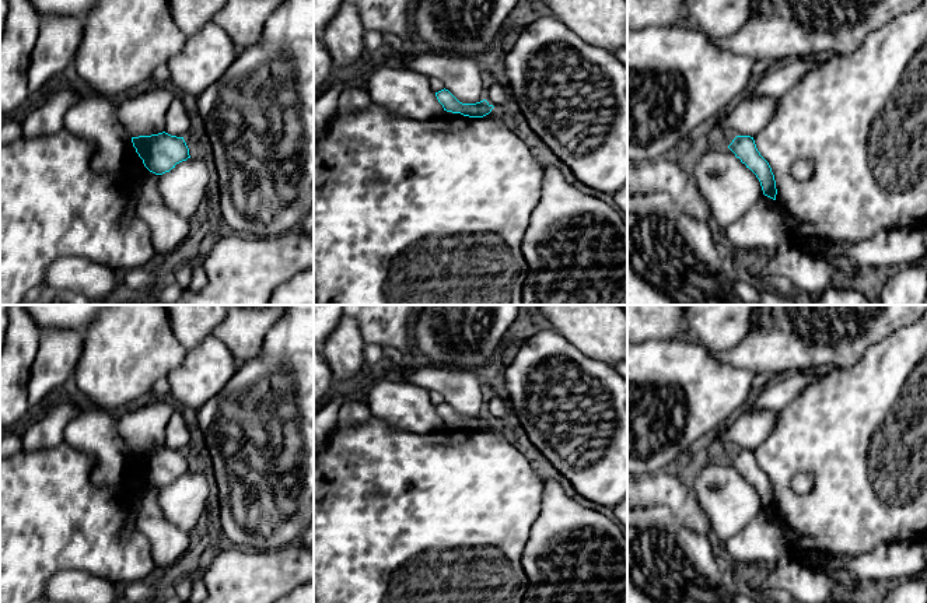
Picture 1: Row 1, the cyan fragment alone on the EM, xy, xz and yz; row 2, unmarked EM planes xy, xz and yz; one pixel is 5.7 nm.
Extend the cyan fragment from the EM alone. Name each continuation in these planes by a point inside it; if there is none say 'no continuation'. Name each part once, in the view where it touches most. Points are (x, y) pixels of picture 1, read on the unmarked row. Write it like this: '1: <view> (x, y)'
no continuation

